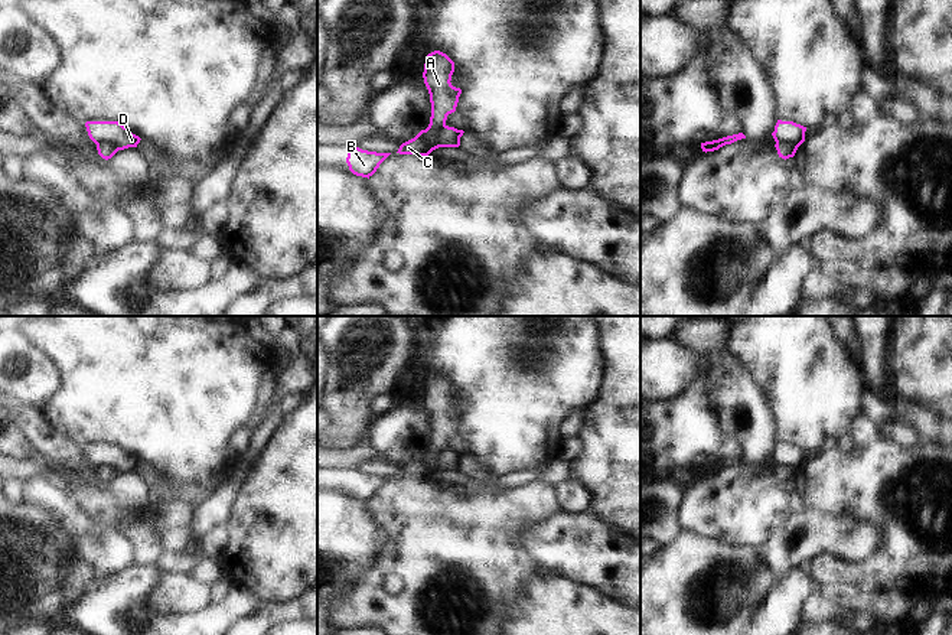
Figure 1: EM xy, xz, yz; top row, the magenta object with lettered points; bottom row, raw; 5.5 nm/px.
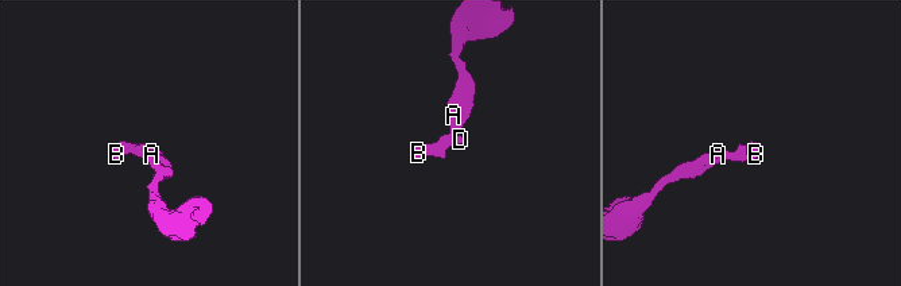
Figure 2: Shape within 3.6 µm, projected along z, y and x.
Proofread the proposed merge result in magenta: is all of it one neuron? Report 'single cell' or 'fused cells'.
fused cells

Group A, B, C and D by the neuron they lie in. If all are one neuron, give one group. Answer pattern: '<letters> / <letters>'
A / B C D

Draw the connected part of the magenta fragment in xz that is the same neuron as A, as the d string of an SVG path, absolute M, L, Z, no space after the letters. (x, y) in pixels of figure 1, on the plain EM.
M434 374L427 378L423 401L431 426L430 447L426 452L428 465L446 449L447 439L456 434L462 413L451 408L453 395L454 385L446 377Z

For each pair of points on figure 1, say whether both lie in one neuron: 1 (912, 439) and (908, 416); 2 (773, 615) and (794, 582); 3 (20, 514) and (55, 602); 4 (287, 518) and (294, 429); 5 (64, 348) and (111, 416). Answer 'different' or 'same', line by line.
1: different
2: same
3: same
4: same
5: same

